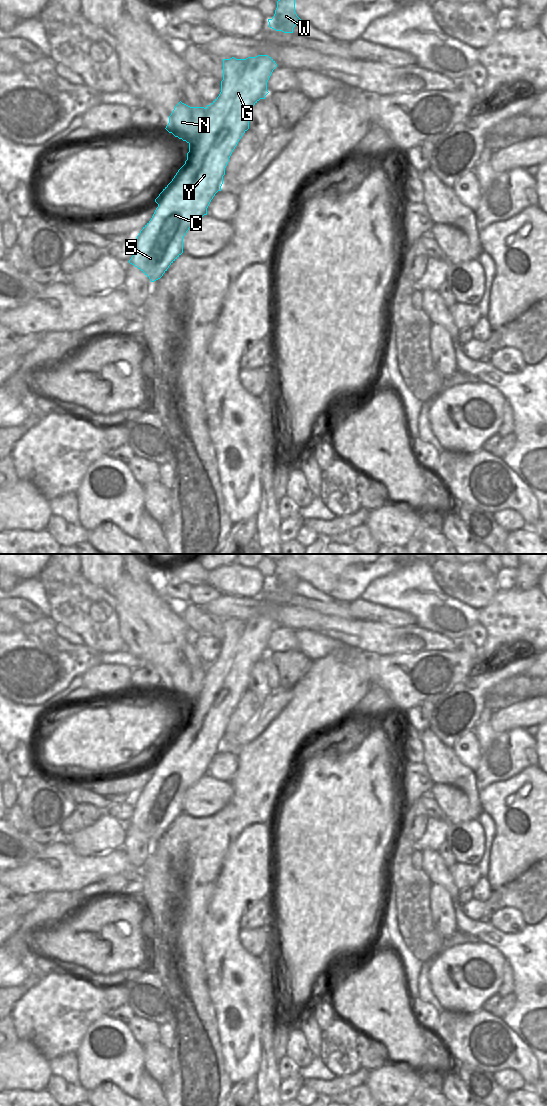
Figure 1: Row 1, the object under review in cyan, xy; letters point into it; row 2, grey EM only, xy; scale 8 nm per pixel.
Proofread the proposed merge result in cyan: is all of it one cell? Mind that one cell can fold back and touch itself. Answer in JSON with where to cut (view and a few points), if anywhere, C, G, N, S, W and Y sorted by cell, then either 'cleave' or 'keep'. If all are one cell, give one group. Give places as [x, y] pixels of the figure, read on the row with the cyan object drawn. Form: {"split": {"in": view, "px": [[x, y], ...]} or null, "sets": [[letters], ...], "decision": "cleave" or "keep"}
{"split": {"in": "xy", "px": [[206, 108], [203, 129], [189, 143]]}, "sets": [["C", "G", "S", "W", "Y"], ["N"]], "decision": "cleave"}

